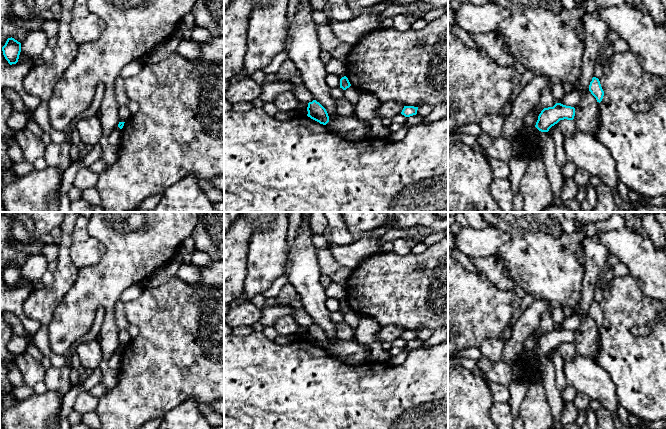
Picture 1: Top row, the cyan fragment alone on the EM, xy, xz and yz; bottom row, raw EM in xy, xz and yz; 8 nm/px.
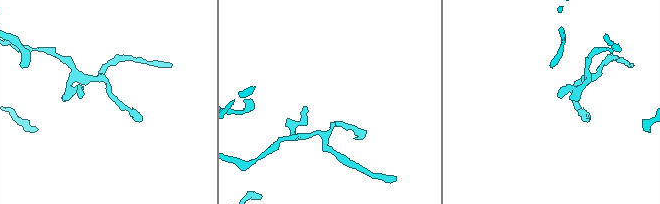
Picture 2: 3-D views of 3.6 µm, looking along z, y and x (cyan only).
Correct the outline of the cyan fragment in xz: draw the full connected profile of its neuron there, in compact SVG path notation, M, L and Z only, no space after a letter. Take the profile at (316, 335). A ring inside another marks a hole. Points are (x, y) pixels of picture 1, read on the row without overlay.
M316 324L308 327L307 335L307 340L320 348L326 349L329 346L329 340L326 333Z

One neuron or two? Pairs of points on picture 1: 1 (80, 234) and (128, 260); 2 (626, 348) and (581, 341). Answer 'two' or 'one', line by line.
1: two
2: two

